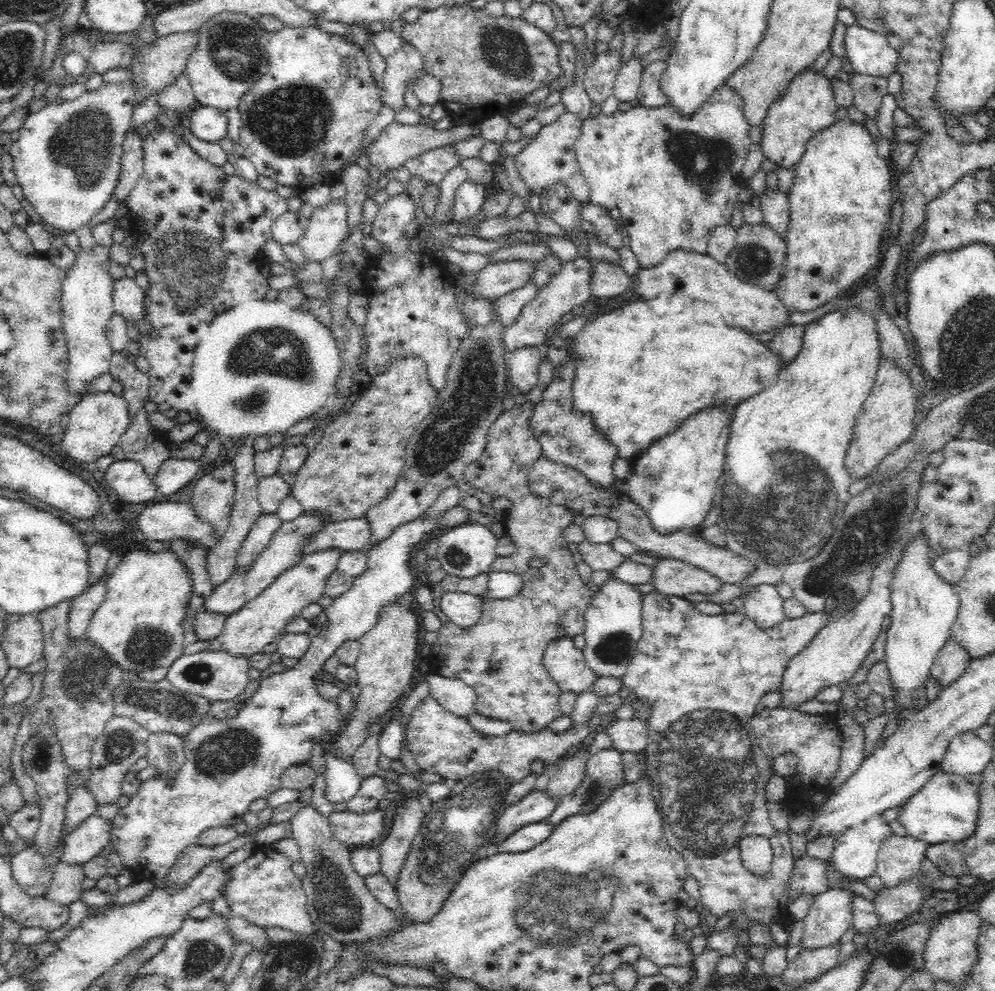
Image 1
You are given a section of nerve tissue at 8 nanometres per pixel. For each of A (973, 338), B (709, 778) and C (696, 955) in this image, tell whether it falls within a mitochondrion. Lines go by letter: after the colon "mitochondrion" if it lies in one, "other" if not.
A: mitochondrion
B: mitochondrion
C: other

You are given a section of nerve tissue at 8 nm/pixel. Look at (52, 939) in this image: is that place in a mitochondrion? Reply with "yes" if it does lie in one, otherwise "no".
no

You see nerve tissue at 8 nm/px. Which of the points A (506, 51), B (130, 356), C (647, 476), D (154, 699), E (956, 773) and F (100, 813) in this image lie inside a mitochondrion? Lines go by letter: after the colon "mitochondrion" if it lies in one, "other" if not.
A: mitochondrion
B: other
C: mitochondrion
D: mitochondrion
E: other
F: other

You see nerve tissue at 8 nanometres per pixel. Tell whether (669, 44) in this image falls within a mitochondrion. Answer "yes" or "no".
no

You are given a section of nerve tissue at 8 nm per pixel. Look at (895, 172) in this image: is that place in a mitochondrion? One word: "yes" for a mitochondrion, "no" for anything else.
no

